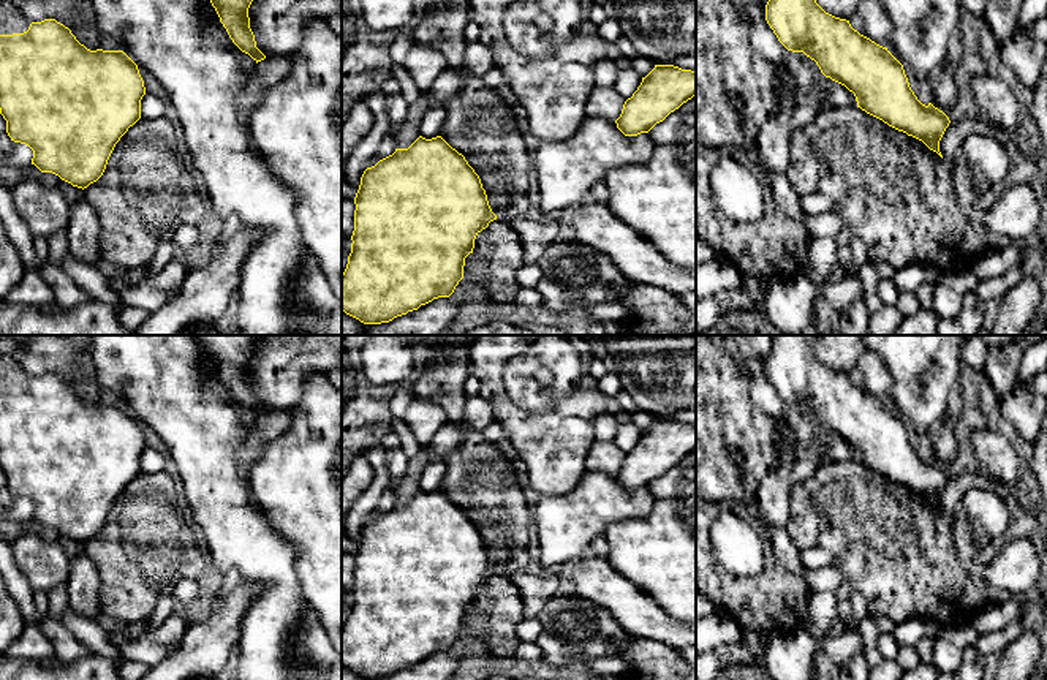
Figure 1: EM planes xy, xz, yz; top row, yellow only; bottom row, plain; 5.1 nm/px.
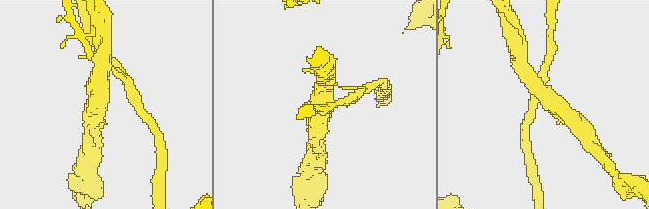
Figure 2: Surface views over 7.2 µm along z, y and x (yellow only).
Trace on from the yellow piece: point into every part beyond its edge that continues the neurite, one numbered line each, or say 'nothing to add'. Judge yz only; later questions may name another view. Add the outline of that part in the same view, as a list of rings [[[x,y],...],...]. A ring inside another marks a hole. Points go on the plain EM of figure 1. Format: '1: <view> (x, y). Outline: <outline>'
nothing to add

